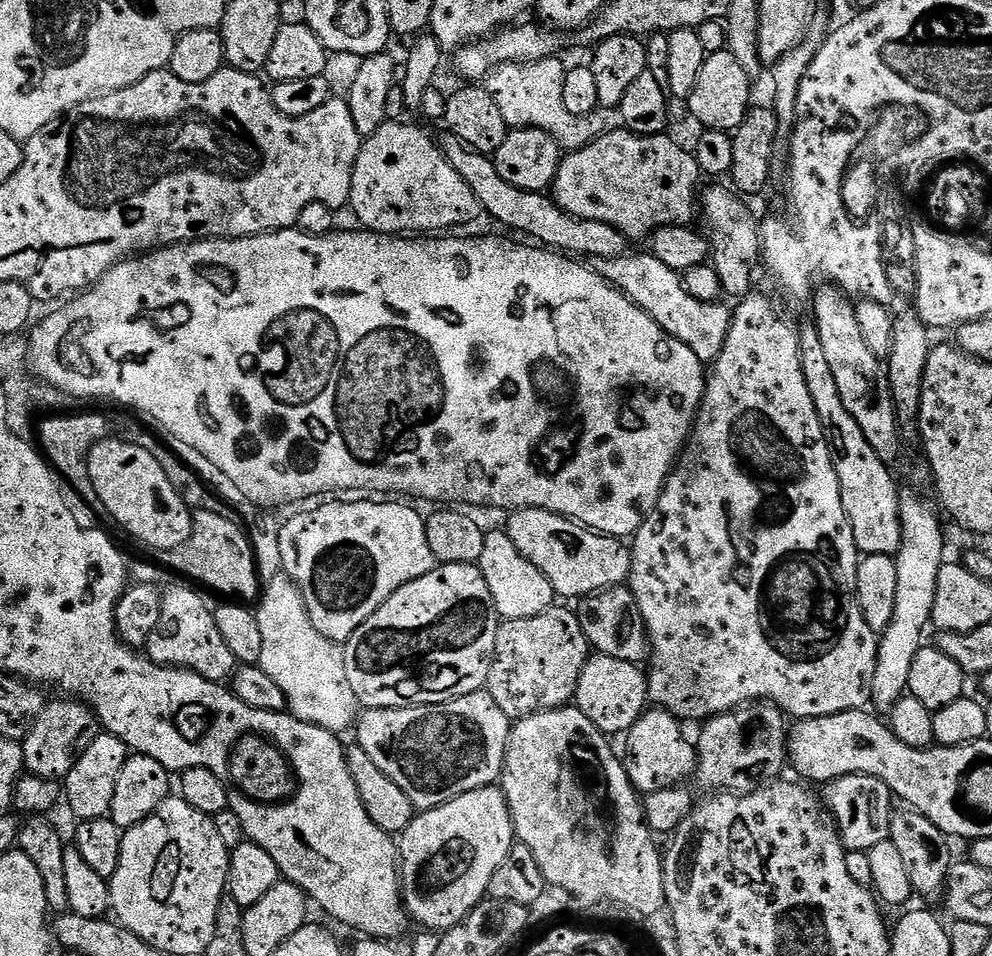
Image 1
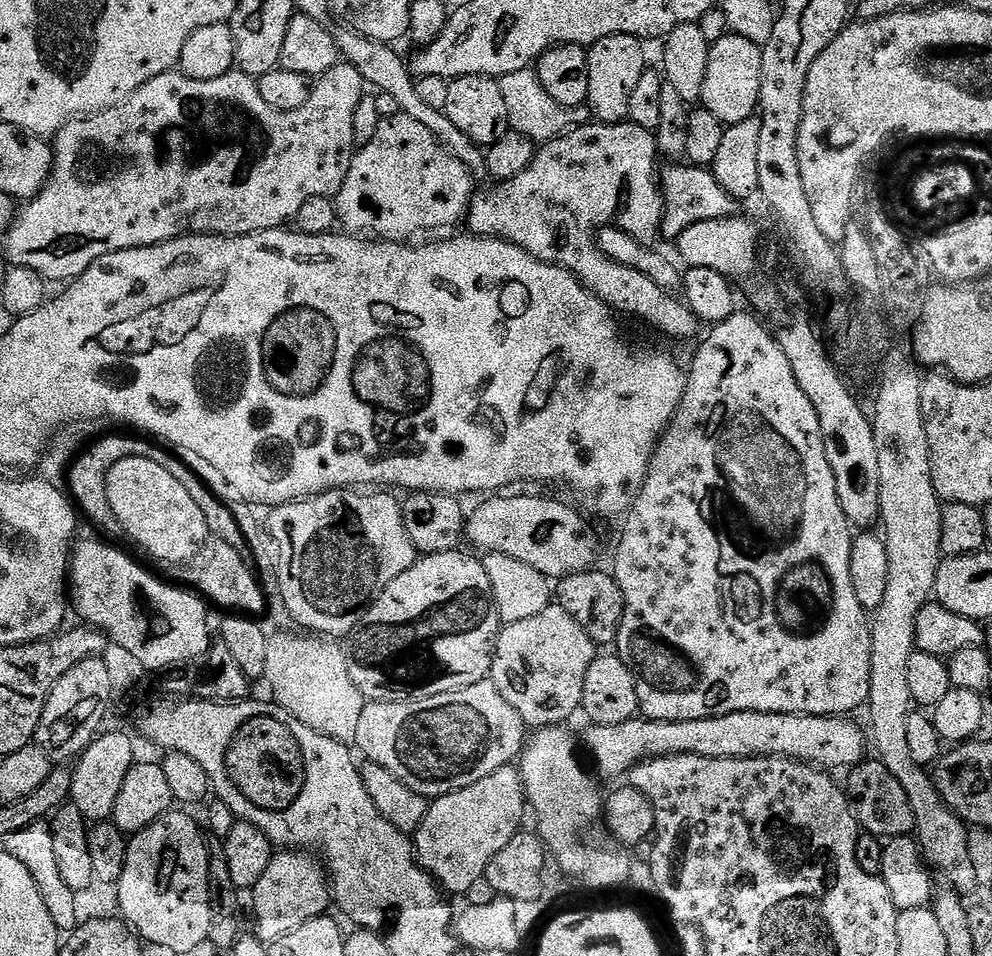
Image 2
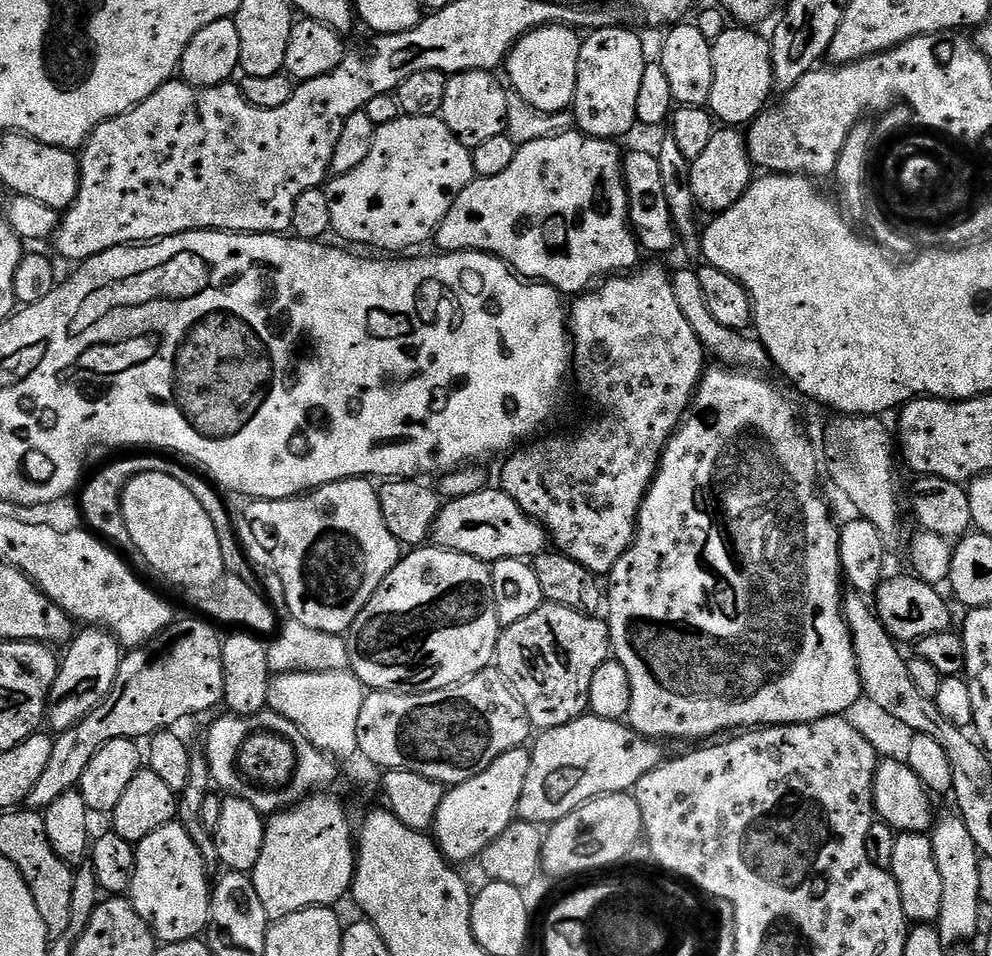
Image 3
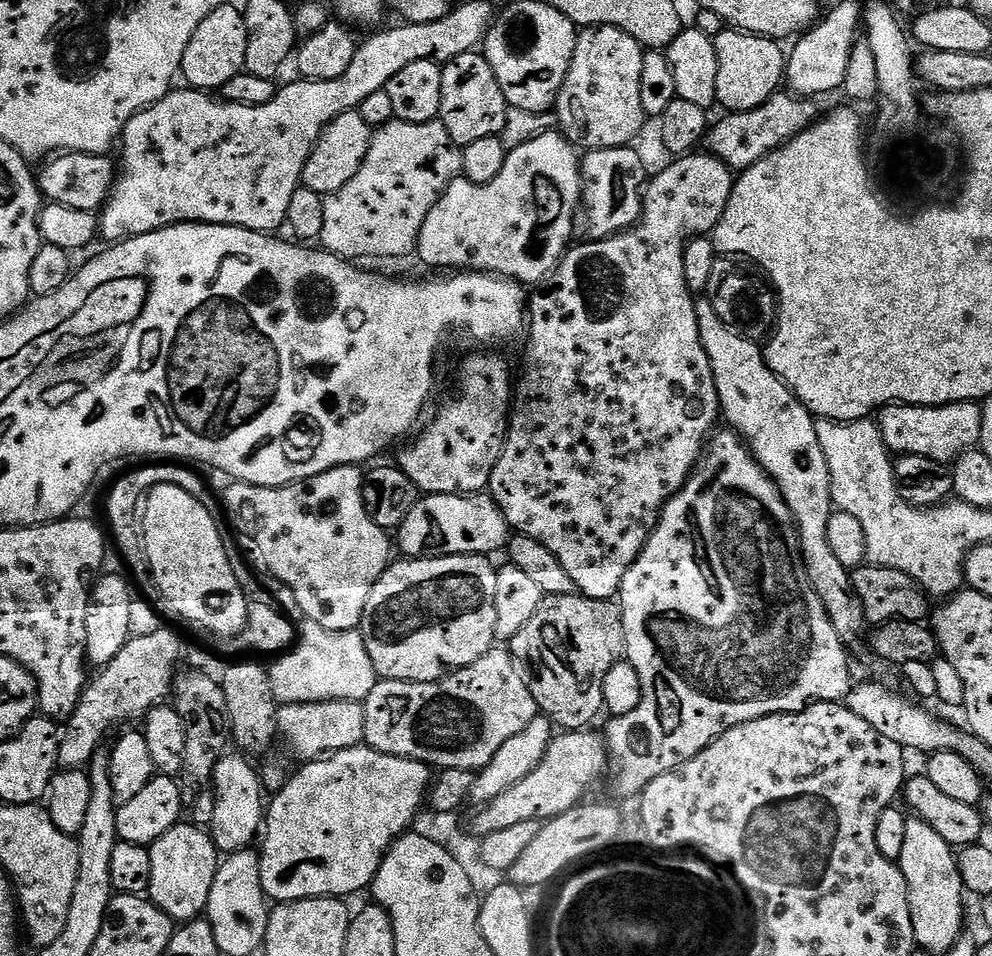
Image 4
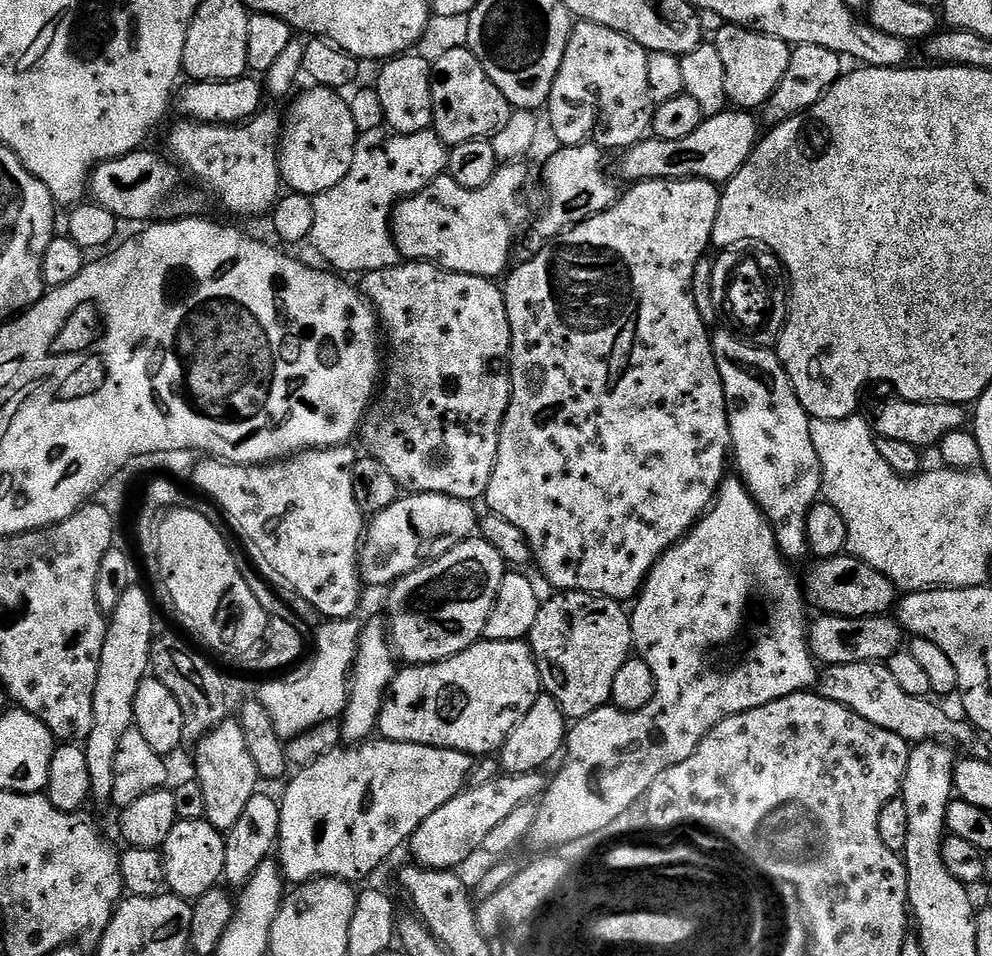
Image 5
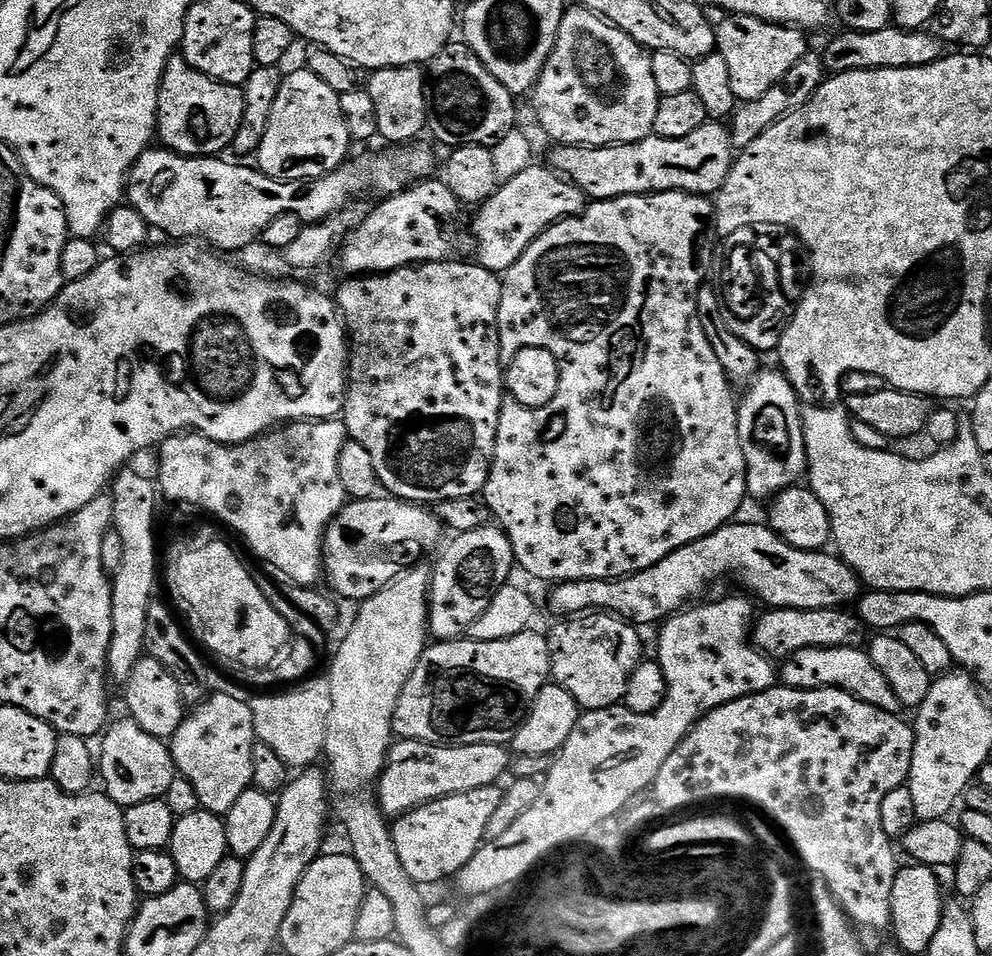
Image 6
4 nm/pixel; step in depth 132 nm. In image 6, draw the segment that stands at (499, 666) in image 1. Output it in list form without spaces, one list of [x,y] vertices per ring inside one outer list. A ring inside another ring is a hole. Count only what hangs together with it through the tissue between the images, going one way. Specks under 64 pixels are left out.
[[[589,611],[575,618],[561,619],[559,623],[550,632],[551,679],[570,690],[581,709],[590,712],[615,709],[623,701],[630,674],[634,674],[645,655],[644,648],[640,645],[640,636],[636,633],[639,631],[629,621],[622,620],[609,611]]]

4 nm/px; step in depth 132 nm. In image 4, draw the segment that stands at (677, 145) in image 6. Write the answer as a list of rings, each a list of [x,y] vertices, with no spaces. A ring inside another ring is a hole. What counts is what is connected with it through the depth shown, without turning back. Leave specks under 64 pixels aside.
[[[781,90],[762,106],[749,112],[734,112],[725,115],[725,120],[720,120],[711,125],[706,137],[706,148],[733,170],[743,170],[754,166],[754,162],[770,154],[775,148],[787,144],[798,133],[806,131],[818,119],[818,111],[811,99],[801,98]]]

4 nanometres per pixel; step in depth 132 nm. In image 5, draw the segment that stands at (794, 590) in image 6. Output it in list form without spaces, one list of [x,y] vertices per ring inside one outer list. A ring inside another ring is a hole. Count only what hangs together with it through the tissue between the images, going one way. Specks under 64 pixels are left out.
[[[841,554],[831,556],[829,560],[820,560],[809,570],[806,596],[813,605],[821,604],[825,613],[846,618],[866,618],[891,613],[898,600],[898,590],[890,578],[886,578],[886,574],[878,574],[874,566],[851,554]]]

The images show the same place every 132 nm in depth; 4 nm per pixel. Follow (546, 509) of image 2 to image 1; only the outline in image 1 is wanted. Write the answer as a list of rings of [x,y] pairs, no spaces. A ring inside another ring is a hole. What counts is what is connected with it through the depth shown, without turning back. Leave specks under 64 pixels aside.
[[[522,508],[511,513],[506,525],[510,542],[518,546],[522,558],[534,562],[556,591],[557,597],[565,596],[573,602],[592,596],[607,588],[623,585],[630,574],[632,553],[623,539],[604,536],[559,516],[556,512],[547,512],[541,508]]]

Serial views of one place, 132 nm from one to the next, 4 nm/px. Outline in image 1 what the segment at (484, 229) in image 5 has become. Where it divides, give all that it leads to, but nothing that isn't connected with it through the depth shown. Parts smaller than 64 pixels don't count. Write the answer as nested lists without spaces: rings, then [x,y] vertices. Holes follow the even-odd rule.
[[[627,130],[603,132],[597,140],[582,146],[577,152],[569,152],[561,159],[556,181],[550,195],[563,212],[580,216],[584,220],[606,222],[614,226],[629,241],[647,241],[657,228],[669,228],[671,224],[688,226],[698,216],[698,189],[702,173],[695,155],[671,140],[671,135],[635,136]],[[655,258],[648,260],[592,260],[590,267],[608,284],[613,284],[634,306],[646,310],[666,334],[678,338],[682,346],[690,346],[694,354],[698,354],[700,363],[708,366],[718,358],[718,354],[725,344],[726,334],[732,324],[731,307],[724,306],[722,302],[698,302],[698,298],[686,294],[686,286],[681,273],[670,270],[663,262]]]

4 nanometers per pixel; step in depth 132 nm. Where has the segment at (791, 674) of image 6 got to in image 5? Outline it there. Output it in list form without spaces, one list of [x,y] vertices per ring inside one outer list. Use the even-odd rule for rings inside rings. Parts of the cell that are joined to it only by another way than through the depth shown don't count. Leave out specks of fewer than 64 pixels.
[[[884,662],[829,664],[819,673],[814,691],[830,702],[846,706],[854,714],[866,718],[866,722],[874,722],[874,726],[882,726],[882,730],[890,730],[890,734],[898,734],[898,738],[909,742],[935,740],[956,745],[968,744],[974,737],[974,729],[967,719],[955,720],[947,716],[938,705],[931,704],[931,699],[906,694],[906,690],[902,690],[902,686],[898,686],[898,681],[890,675],[887,663]]]

